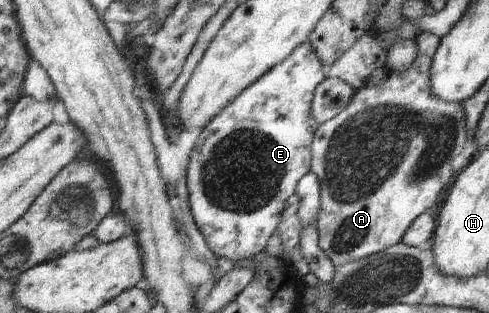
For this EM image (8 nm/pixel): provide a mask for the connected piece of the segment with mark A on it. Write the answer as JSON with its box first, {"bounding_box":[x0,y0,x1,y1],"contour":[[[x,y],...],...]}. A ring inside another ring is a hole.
{"bounding_box":[312,32,467,267],"contour":[[[421,32],[416,35],[414,43],[416,43],[417,49],[416,57],[404,71],[389,69],[384,65],[385,78],[376,85],[362,85],[360,89],[355,91],[348,107],[340,115],[333,117],[326,123],[321,123],[318,131],[315,133],[315,141],[312,145],[312,172],[318,174],[322,184],[322,209],[320,209],[320,216],[317,222],[319,244],[322,251],[330,257],[335,267],[364,259],[364,257],[384,251],[387,247],[400,242],[403,239],[404,232],[414,223],[416,217],[419,217],[420,213],[424,213],[426,209],[430,209],[436,203],[438,193],[442,191],[442,187],[452,175],[451,161],[467,145],[464,110],[460,102],[446,103],[445,100],[436,99],[428,85],[430,64],[432,63],[432,56],[438,47],[439,38],[433,33]]]}

